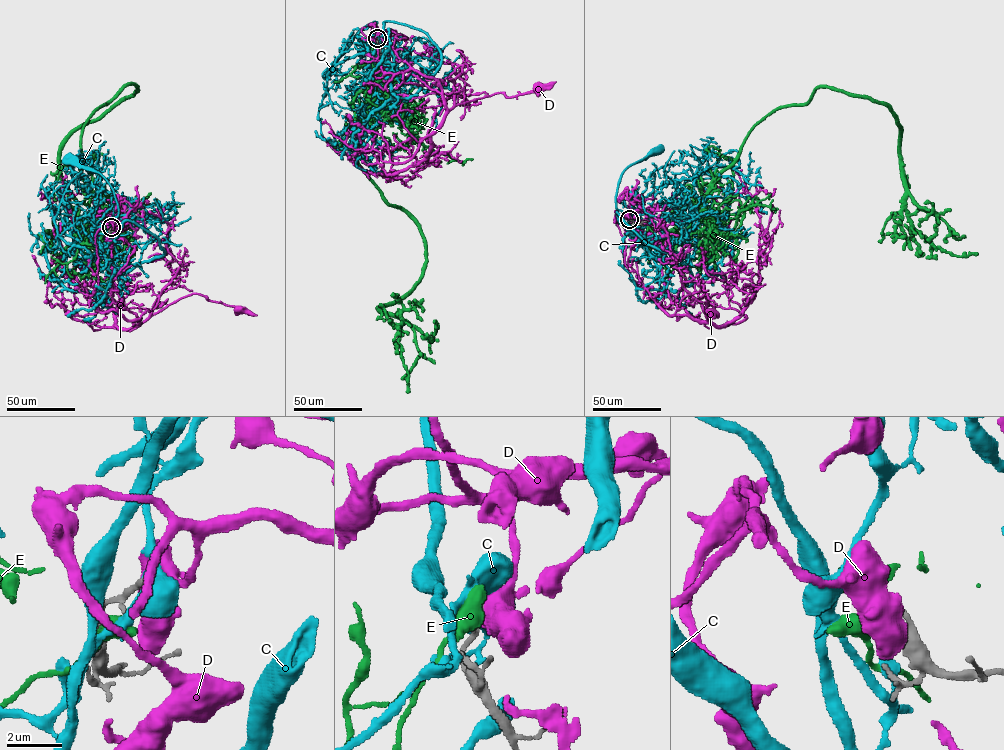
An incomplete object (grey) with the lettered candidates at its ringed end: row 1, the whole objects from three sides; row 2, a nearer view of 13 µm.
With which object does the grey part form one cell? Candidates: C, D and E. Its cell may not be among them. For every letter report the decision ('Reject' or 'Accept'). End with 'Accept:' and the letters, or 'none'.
C: Reject
D: Reject
E: Reject
Accept: none

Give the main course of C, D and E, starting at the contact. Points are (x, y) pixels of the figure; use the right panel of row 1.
C: (630, 219), (616, 208), (620, 176), (627, 168), (656, 151)
D: (630, 220), (630, 212), (648, 214), (666, 231), (661, 265), (670, 301), (705, 321), (708, 294), (711, 312)
E: (630, 221), (651, 238), (675, 230), (752, 128), (833, 87), (895, 117), (910, 223), (935, 247), (977, 253)

